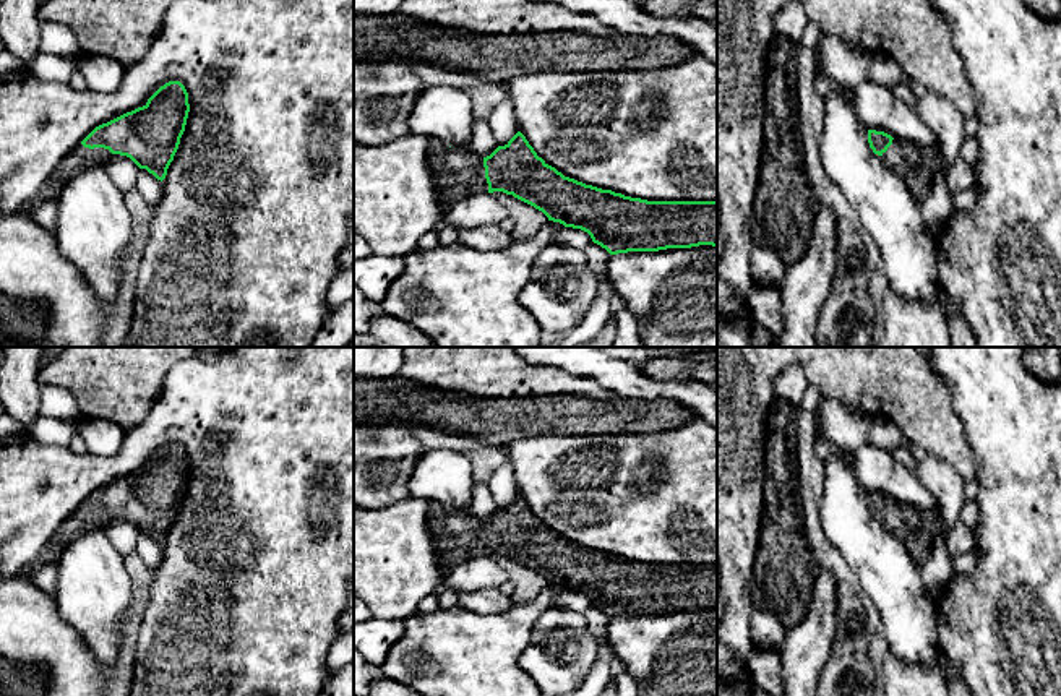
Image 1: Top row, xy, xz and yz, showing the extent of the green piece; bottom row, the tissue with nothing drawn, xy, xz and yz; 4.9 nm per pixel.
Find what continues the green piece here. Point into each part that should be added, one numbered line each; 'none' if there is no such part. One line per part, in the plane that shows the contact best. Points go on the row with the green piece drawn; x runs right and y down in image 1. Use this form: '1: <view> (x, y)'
1: xy (81, 158)

